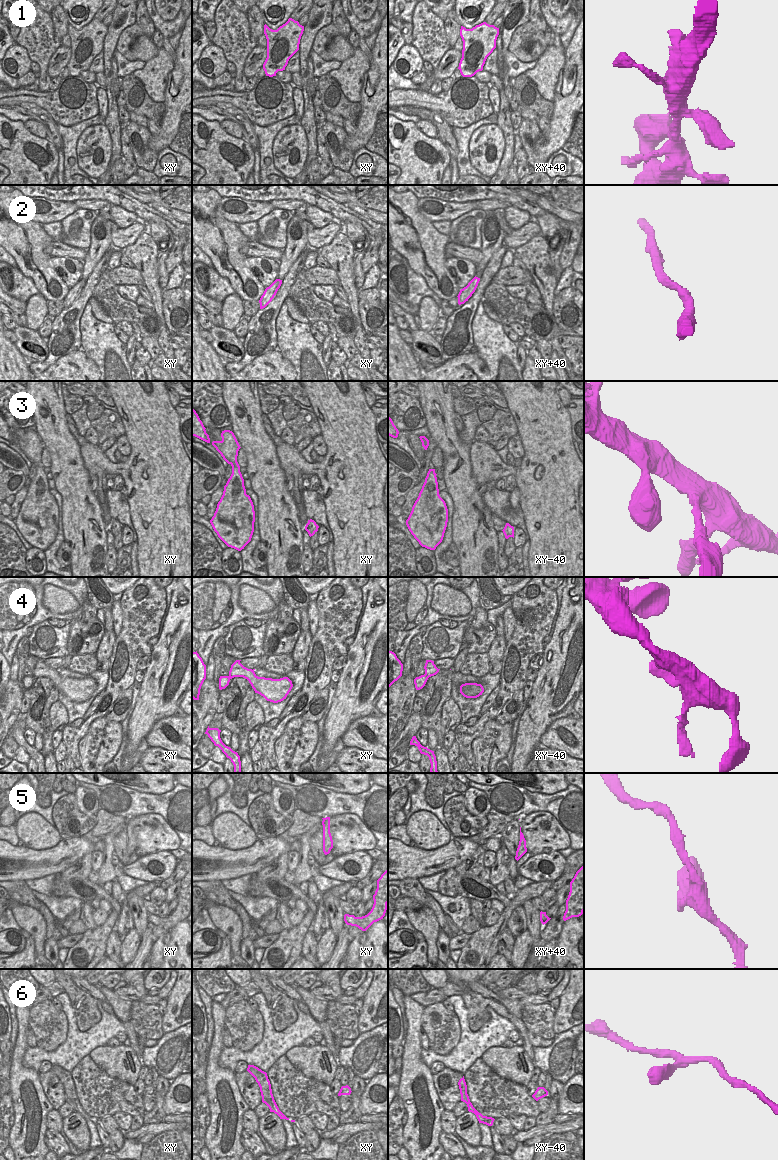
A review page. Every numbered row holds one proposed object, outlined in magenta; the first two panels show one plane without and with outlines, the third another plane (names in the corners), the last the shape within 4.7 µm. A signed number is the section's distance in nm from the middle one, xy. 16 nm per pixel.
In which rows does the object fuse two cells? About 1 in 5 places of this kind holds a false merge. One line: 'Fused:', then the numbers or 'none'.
Fused: none.

